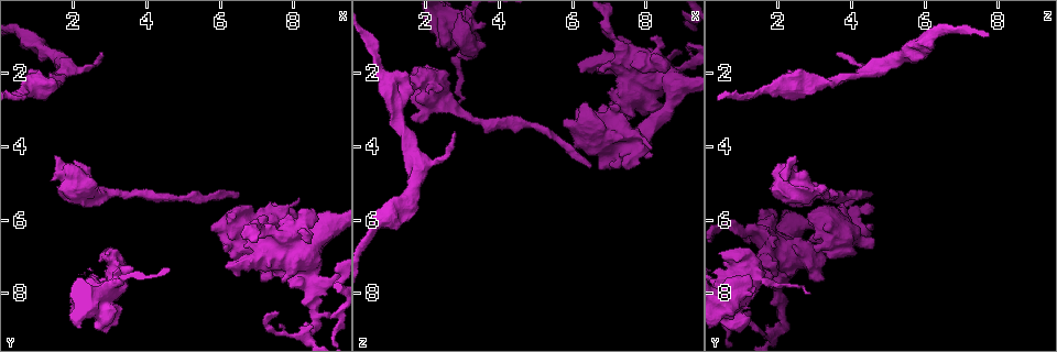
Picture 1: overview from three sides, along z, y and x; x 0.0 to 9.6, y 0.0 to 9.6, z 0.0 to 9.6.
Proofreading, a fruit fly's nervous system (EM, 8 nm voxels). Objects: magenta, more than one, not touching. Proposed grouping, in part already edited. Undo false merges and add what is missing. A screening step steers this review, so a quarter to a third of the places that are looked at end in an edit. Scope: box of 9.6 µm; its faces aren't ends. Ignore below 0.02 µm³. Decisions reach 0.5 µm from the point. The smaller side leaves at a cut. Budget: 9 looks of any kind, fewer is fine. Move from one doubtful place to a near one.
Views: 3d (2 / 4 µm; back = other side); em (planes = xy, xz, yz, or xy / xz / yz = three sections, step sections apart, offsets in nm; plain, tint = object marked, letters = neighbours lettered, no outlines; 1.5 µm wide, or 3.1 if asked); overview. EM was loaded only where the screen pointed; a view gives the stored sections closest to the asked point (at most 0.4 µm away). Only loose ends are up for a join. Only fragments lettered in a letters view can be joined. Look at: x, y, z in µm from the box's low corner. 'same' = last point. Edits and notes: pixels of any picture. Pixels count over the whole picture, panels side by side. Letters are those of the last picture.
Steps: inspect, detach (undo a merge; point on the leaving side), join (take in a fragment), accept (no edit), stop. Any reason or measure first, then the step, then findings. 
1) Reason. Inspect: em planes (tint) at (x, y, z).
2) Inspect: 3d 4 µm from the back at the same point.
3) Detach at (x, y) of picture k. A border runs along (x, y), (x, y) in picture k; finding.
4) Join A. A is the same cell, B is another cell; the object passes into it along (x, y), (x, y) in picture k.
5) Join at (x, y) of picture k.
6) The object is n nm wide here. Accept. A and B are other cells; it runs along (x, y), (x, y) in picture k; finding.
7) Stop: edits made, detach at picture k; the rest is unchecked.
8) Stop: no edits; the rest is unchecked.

An open end. Inspect: em planes (letters) at (1.65, 5.25, 3.25).

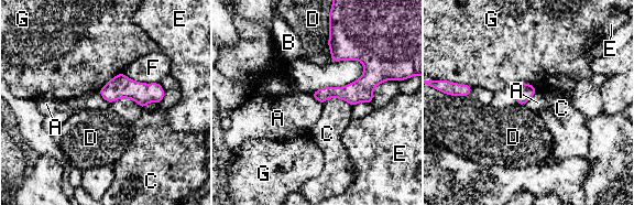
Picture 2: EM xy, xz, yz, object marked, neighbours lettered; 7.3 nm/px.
Accept. A, B, C, D, E, F and G are other cells; a border runs along (537, 90), (524, 105) in picture 2; none of them fits.

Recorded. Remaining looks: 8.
A fork. Inspect: em planes (letters) at (1.80, 1.90, 4.45).

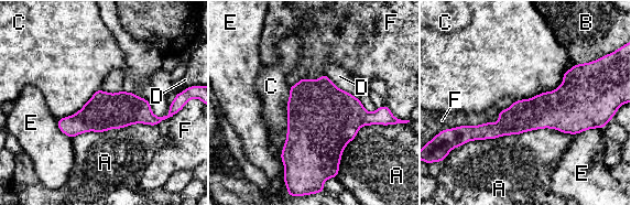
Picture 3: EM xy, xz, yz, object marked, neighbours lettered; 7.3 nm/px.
The object is 280 nm wide here. Accept. A, B, C, D, E and F are other cells; continuous, no second neuron.

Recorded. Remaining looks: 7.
Sharp bend. Inspect: 3d 4 µm at (8.75, 6.10, 2.65).

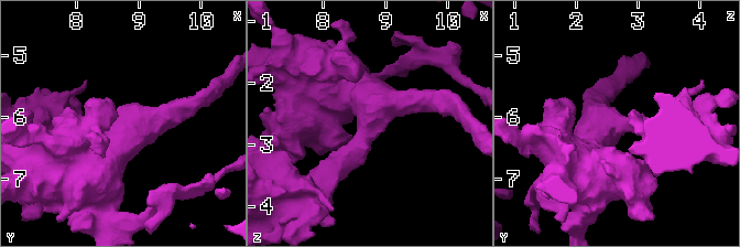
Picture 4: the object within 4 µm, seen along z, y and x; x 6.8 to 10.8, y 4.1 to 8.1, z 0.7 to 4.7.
Inspect: em planes (plain) at (8.75, 6.10, 2.70).

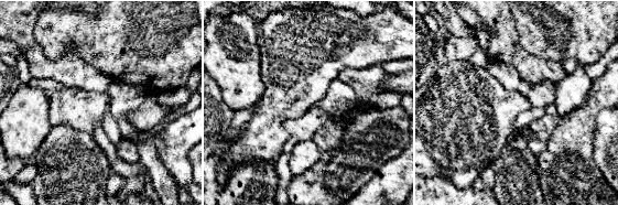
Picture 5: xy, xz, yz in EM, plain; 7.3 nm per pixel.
Inspect: em planes (letters) at the same point.

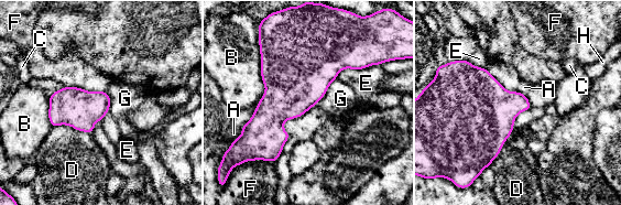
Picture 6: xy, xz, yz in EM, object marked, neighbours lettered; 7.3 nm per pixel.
The object is 280 nm wide here. Accept. A, B, C, D, E, F, G and H are other cells; a border runs along (242, 128), (242, 131), (231, 143) in picture 6; all the same neuron.

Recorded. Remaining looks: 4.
Sharp bend. Inspect: em planes (letters) at (8.35, 9.15, 1.85).

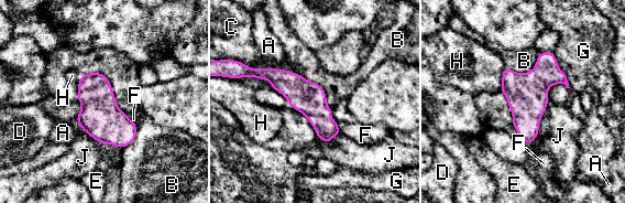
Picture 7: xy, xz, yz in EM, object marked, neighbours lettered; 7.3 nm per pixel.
The longest contact is with J, 340 nm. Accept. A, B, C, D, E, F, G, H and J are other cells; a border runs along (539, 53), (527, 72), (505, 67) in picture 7; one neuron here.

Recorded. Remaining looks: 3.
Stop: no edits; the rest is unchecked.

